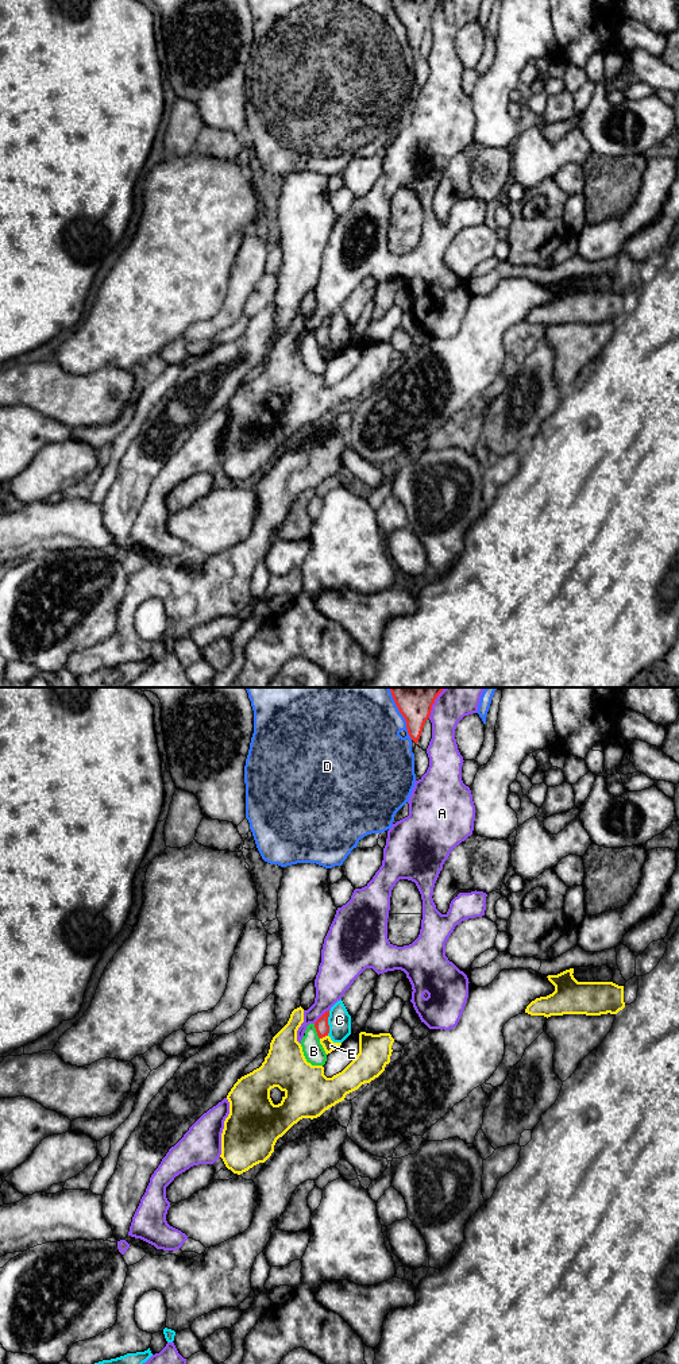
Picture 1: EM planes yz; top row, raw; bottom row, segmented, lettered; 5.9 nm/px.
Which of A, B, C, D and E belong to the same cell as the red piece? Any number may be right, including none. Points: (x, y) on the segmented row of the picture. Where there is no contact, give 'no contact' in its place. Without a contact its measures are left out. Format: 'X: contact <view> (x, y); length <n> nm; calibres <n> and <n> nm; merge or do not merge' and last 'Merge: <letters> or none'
A: contact yz (321, 1016); length 130 nm; calibres 80 and 200 nm; do not merge
B: contact yz (317, 1032); length 100 nm; calibres 80 and 120 nm; do not merge
C: contact yz (327, 1022); length 150 nm; calibres 80 and 140 nm; do not merge
D: contact yz (400, 712); length 340 nm; calibres 280 and 480 nm; do not merge
E: contact yz (323, 1036); length 50 nm; calibres 80 and 70 nm; do not merge
Merge: none

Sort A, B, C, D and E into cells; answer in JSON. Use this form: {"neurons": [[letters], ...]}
{"neurons": [["A"], ["B"], ["C"], ["D"], ["E"]]}

